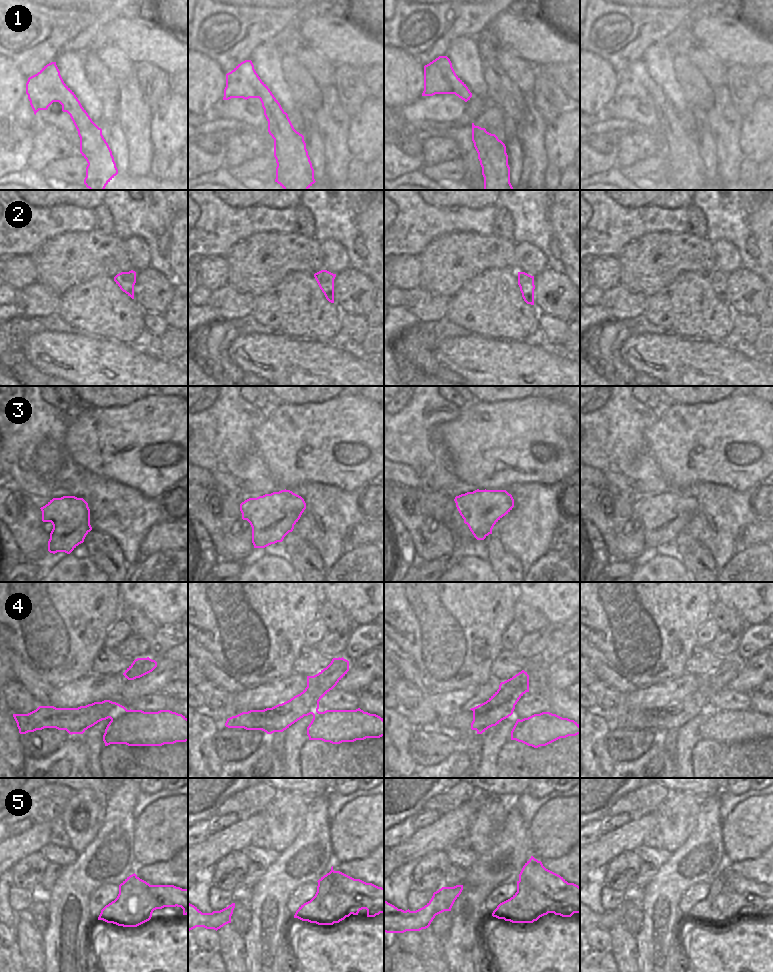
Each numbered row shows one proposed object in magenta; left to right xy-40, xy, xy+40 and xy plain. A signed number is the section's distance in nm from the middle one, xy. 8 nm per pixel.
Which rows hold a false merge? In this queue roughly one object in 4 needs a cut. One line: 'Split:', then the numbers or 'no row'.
Split: 5

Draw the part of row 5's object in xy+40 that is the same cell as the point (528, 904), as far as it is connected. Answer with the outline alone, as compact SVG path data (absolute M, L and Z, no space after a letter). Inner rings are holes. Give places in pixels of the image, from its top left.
M517 881L517 892L500 903L492 916L512 923L533 923L548 913L571 917L575 912L572 905L550 899L526 881Z

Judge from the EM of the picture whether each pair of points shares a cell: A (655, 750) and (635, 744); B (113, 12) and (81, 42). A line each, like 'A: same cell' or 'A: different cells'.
A: different cells
B: same cell

